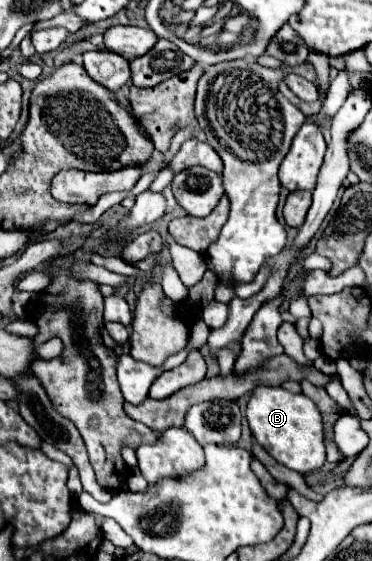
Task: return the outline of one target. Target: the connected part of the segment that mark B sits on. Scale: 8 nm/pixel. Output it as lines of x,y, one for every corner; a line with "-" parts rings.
260,386
252,392
246,418
252,430
254,440
280,464
300,474
318,470
326,462
326,448
324,448
324,432
322,432
322,418
304,394
290,394
284,388
270,388

